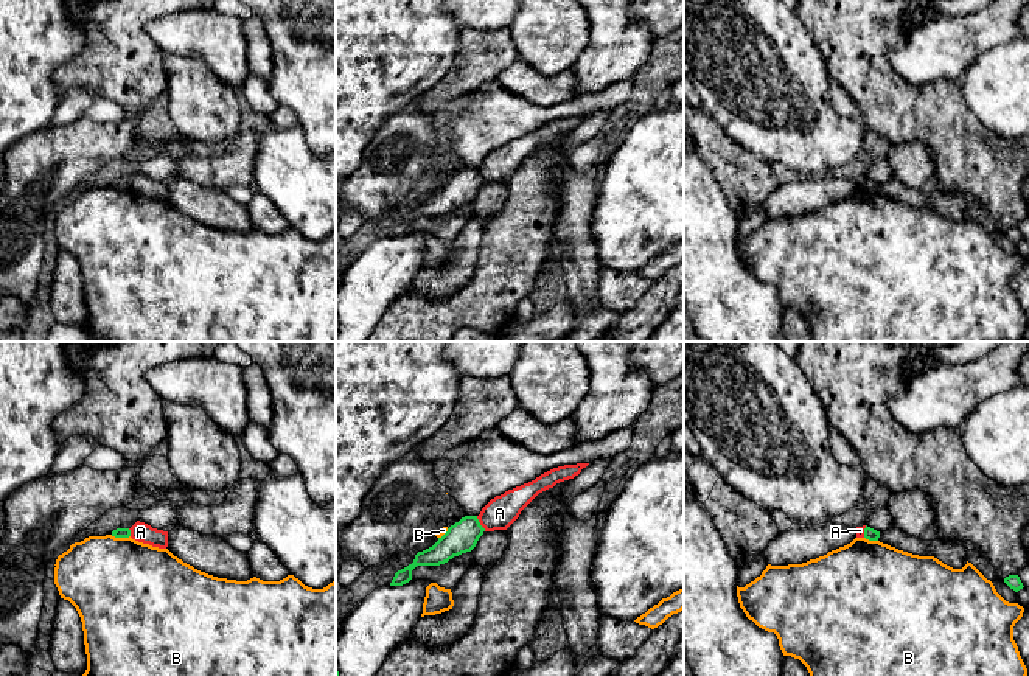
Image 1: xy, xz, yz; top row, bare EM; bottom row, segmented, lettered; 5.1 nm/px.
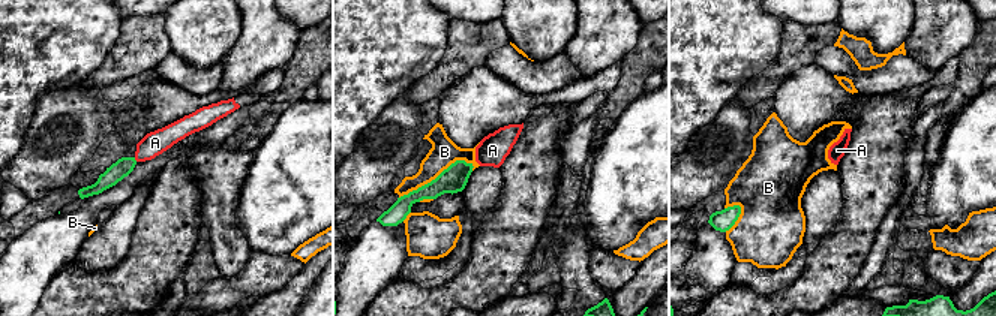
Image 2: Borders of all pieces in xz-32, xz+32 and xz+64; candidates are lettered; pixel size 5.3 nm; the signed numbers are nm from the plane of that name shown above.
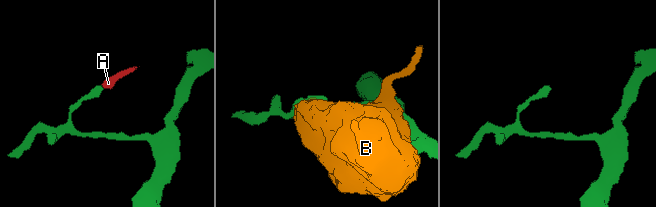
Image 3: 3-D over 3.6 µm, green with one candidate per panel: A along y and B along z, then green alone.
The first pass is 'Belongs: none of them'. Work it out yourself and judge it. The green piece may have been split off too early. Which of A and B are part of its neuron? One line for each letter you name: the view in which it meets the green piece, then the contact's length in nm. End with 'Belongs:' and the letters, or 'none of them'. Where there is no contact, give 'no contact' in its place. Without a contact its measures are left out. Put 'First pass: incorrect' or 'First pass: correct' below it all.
Belongs: none of them
First pass: correct

